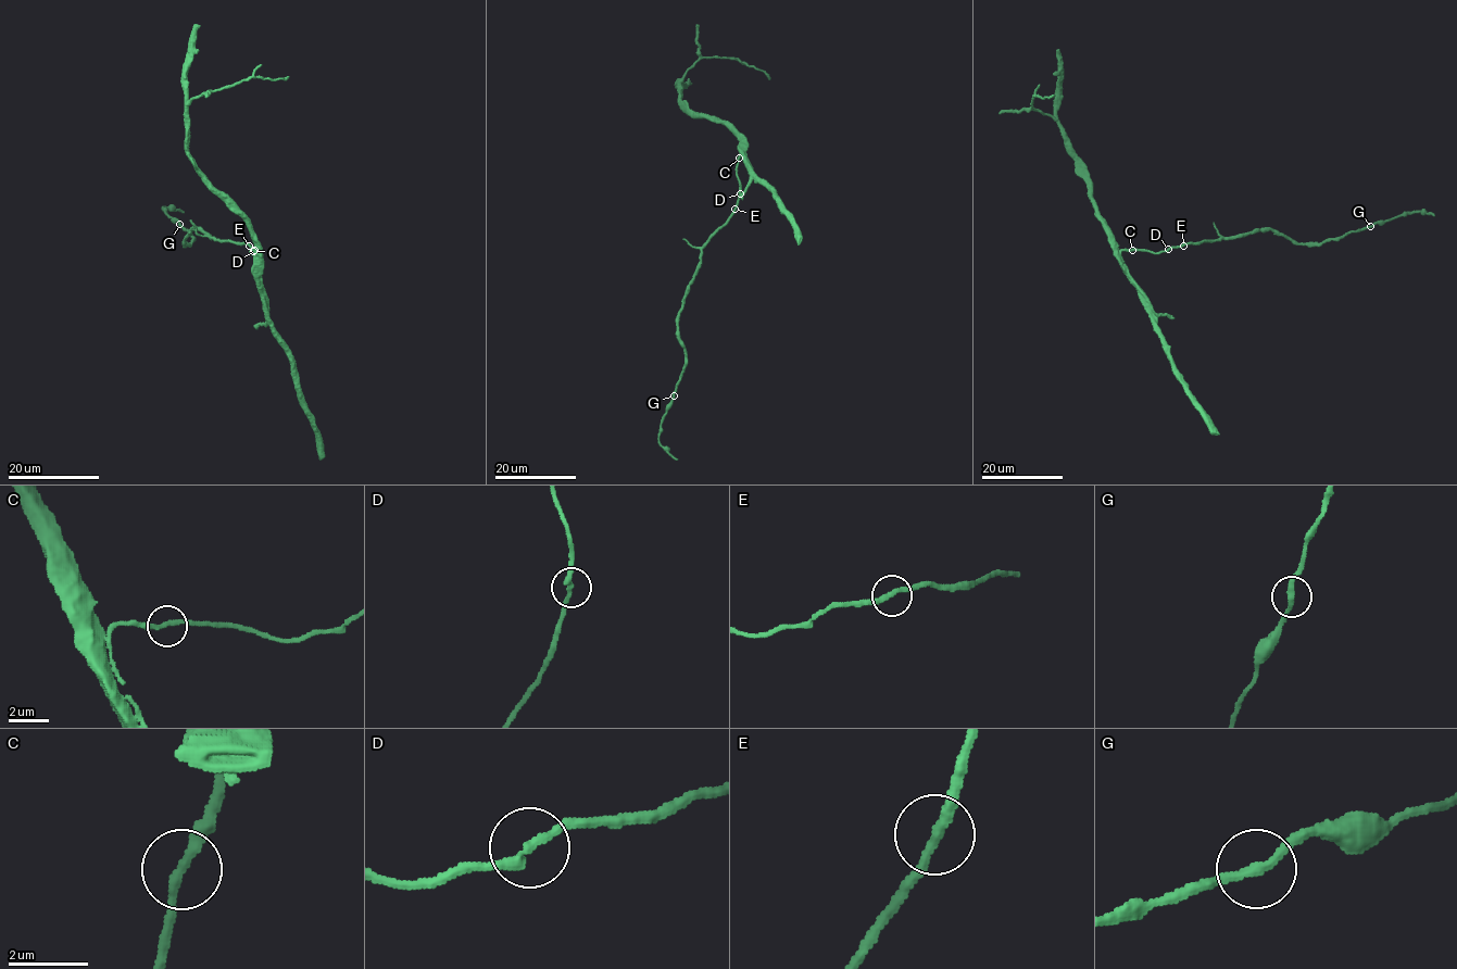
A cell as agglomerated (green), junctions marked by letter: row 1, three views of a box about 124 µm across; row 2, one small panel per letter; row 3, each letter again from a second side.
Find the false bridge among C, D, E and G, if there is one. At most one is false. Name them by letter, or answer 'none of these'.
none of these

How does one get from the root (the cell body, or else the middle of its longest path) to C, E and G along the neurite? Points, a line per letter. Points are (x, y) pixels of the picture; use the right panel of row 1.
C: (1160, 251), (1132, 250)
E: (1160, 251), (1183, 246)
G: (1160, 251), (1270, 229), (1297, 243), (1322, 243), (1371, 226)

